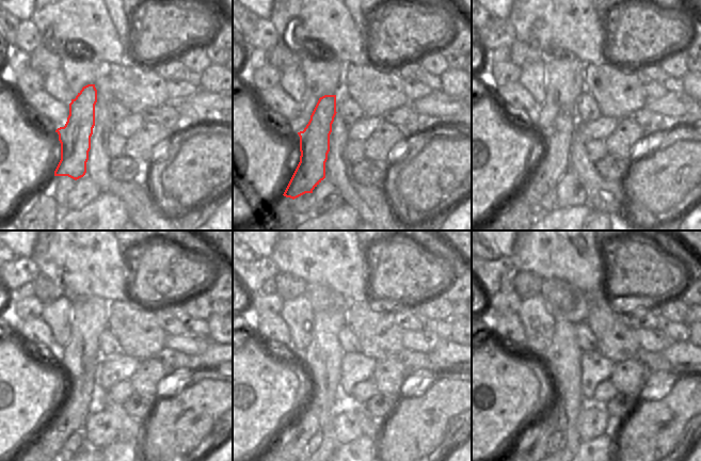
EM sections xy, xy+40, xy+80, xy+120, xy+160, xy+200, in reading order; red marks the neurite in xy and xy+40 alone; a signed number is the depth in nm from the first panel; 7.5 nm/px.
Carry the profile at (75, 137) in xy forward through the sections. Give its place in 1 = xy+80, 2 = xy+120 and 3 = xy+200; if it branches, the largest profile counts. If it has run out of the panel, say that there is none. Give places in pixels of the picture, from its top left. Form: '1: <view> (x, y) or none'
1: xy+80 (554, 164)
2: xy+120 (83, 394)
3: xy+200 (530, 447)

